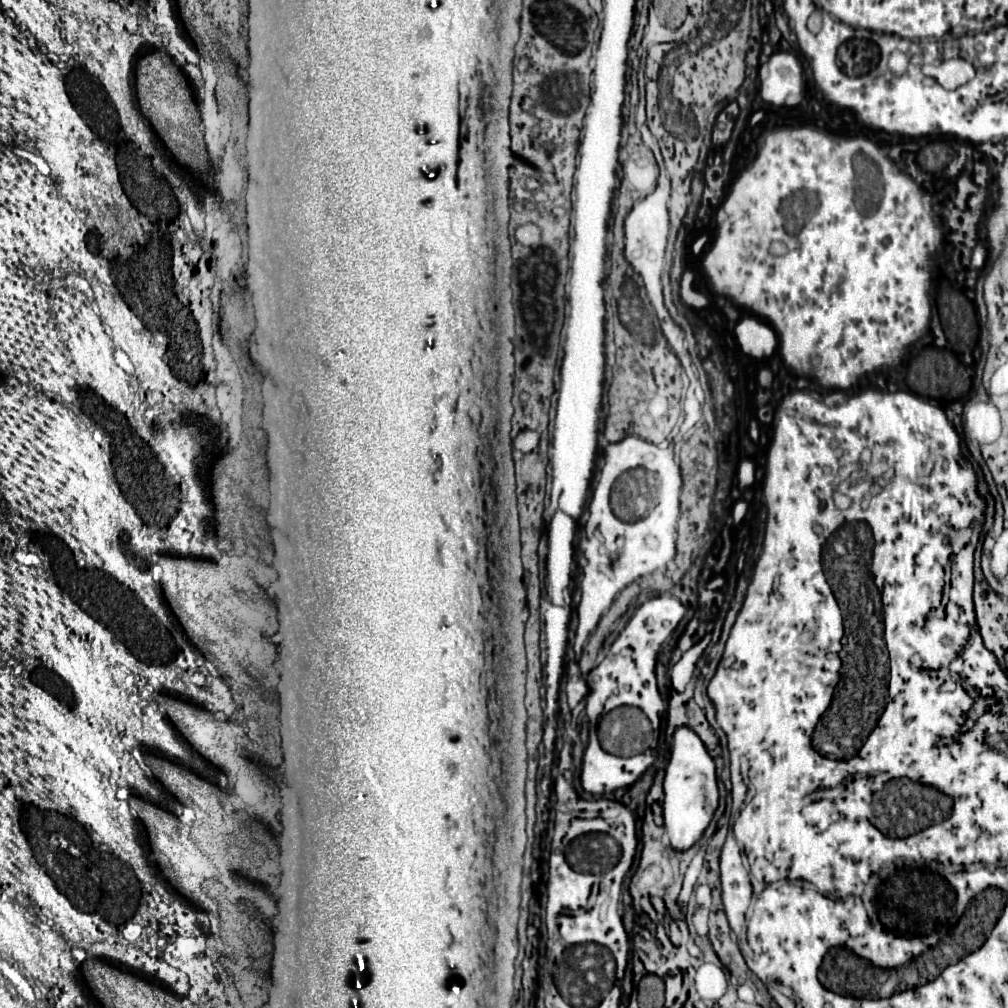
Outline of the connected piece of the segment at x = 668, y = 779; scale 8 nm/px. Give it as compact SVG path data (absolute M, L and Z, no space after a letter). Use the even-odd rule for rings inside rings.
M678 726L664 776L664 826L674 850L686 850L700 840L718 806L718 784L714 760L700 736L690 726Z

